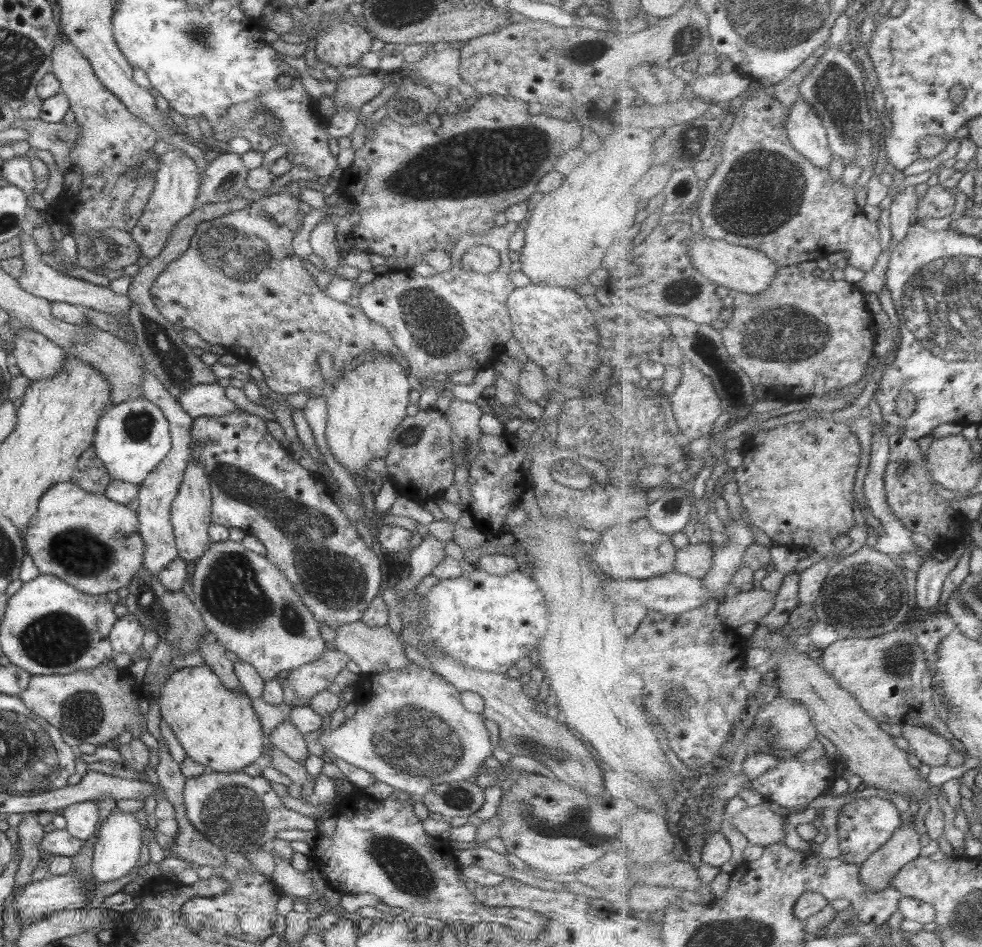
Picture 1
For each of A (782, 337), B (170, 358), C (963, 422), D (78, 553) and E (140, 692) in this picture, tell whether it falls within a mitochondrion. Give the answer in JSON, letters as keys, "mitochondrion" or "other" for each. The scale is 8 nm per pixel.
{"A":"mitochondrion","B":"mitochondrion","C":"other","D":"mitochondrion","E":"other"}

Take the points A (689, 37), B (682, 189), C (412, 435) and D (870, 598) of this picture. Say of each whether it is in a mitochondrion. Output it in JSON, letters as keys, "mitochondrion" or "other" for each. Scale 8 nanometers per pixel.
{"A":"mitochondrion","B":"other","C":"mitochondrion","D":"mitochondrion"}

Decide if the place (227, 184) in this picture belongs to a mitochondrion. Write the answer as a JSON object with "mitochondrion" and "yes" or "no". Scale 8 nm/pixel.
{"mitochondrion":"yes"}

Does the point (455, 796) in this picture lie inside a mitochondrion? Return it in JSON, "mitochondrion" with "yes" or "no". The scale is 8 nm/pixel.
{"mitochondrion":"yes"}

